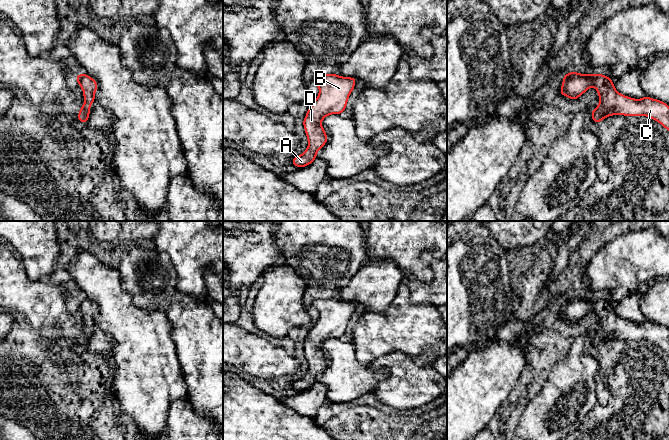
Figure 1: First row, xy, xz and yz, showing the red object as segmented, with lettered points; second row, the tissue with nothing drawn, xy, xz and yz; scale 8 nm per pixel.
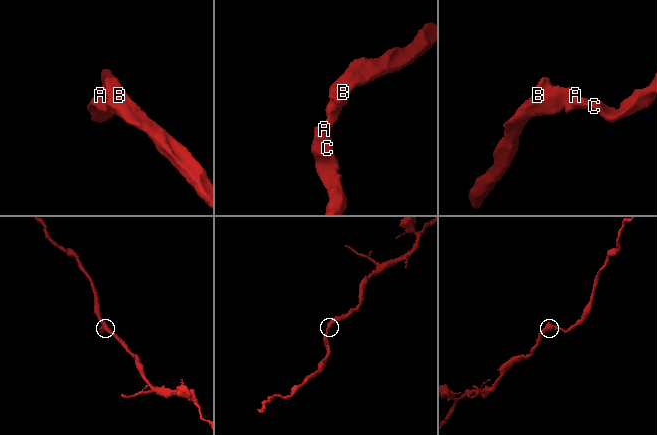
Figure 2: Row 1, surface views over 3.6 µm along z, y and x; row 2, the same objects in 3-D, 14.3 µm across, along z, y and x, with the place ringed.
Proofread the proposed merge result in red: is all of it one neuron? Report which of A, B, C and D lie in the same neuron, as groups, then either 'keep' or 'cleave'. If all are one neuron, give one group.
groups A B C D; keep

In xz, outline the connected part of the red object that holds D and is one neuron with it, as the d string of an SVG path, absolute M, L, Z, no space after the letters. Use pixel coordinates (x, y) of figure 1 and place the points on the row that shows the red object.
M320 74L313 77L312 82L318 86L319 94L302 121L308 147L301 155L291 160L291 163L299 169L313 163L317 158L317 151L328 142L321 122L328 115L343 114L357 80L354 77L343 77L338 74Z

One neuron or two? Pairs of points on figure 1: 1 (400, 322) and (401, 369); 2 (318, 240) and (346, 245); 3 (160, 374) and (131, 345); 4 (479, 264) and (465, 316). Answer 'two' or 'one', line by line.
1: two
2: one
3: one
4: one

